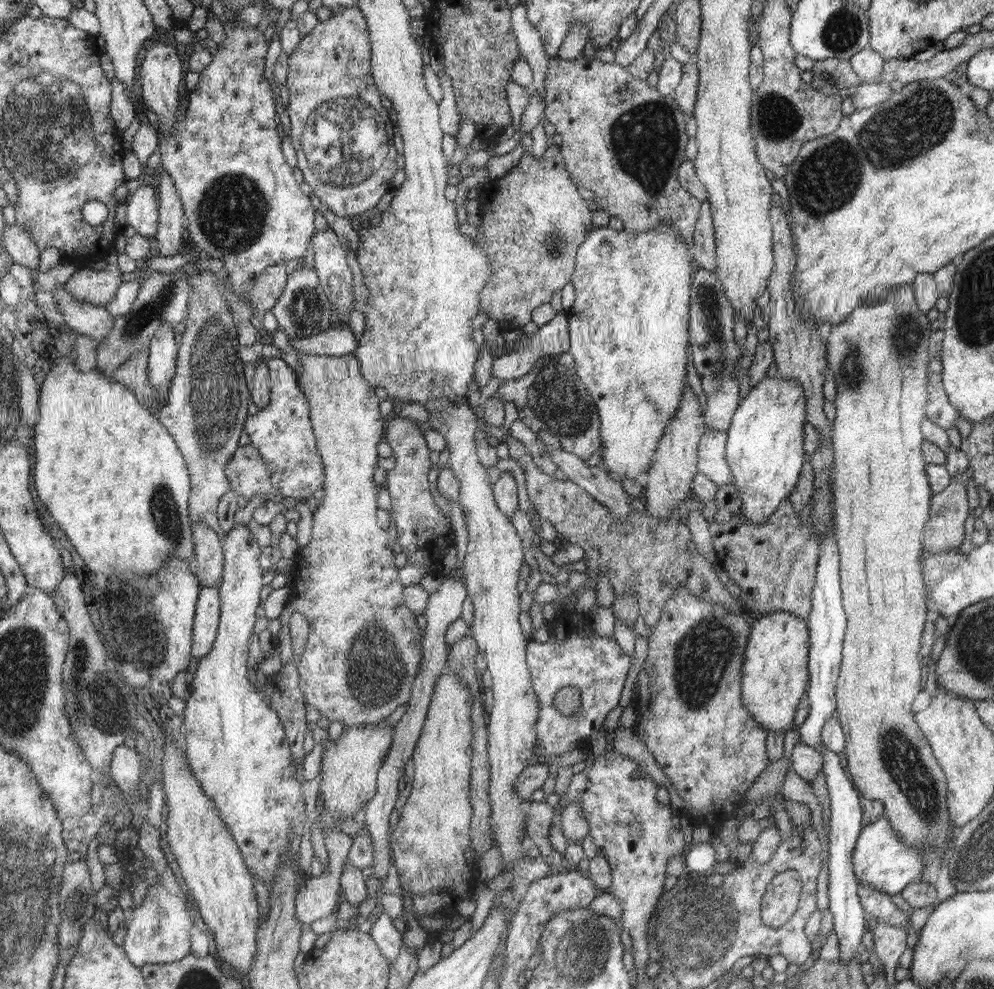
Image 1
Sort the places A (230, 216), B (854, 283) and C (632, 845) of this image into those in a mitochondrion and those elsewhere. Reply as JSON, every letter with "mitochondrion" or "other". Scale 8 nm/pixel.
{"A":"mitochondrion","B":"other","C":"other"}

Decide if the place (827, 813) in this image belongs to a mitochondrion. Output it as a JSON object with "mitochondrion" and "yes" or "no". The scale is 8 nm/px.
{"mitochondrion":"no"}

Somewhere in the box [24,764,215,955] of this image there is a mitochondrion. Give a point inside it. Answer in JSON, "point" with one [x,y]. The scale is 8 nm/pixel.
{"point":[67,903]}

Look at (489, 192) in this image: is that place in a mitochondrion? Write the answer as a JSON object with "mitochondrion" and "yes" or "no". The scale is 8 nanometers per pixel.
{"mitochondrion":"no"}

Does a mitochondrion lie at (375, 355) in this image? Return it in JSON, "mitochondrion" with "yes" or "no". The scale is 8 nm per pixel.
{"mitochondrion":"no"}

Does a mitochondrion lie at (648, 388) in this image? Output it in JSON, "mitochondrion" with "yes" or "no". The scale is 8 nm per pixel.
{"mitochondrion":"yes"}

